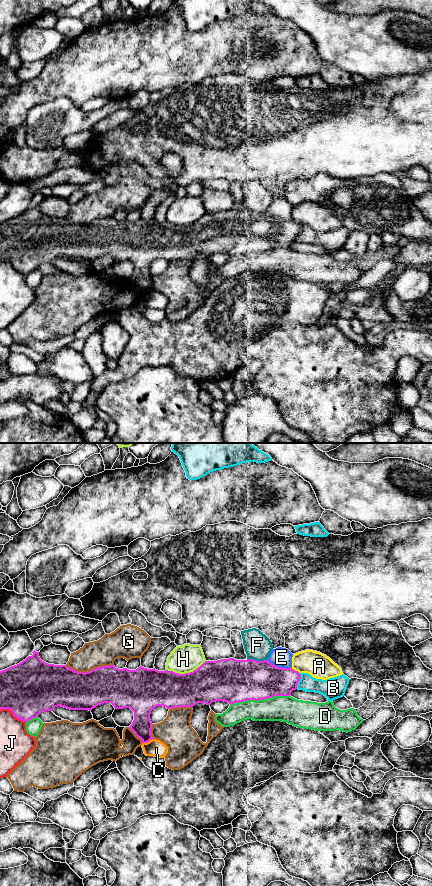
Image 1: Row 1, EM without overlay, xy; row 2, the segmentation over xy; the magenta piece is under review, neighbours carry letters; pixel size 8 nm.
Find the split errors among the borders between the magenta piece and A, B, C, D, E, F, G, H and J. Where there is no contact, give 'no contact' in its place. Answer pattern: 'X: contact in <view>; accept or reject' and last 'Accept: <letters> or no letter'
A: contact in xy; reject
B: contact in xy; reject
C: contact in xy; reject
D: contact in xy; reject
E: contact in xy; reject
F: contact in xy; reject
G: contact in xy; reject
H: contact in xy; reject
J: contact in xy; reject
Accept: no letter

